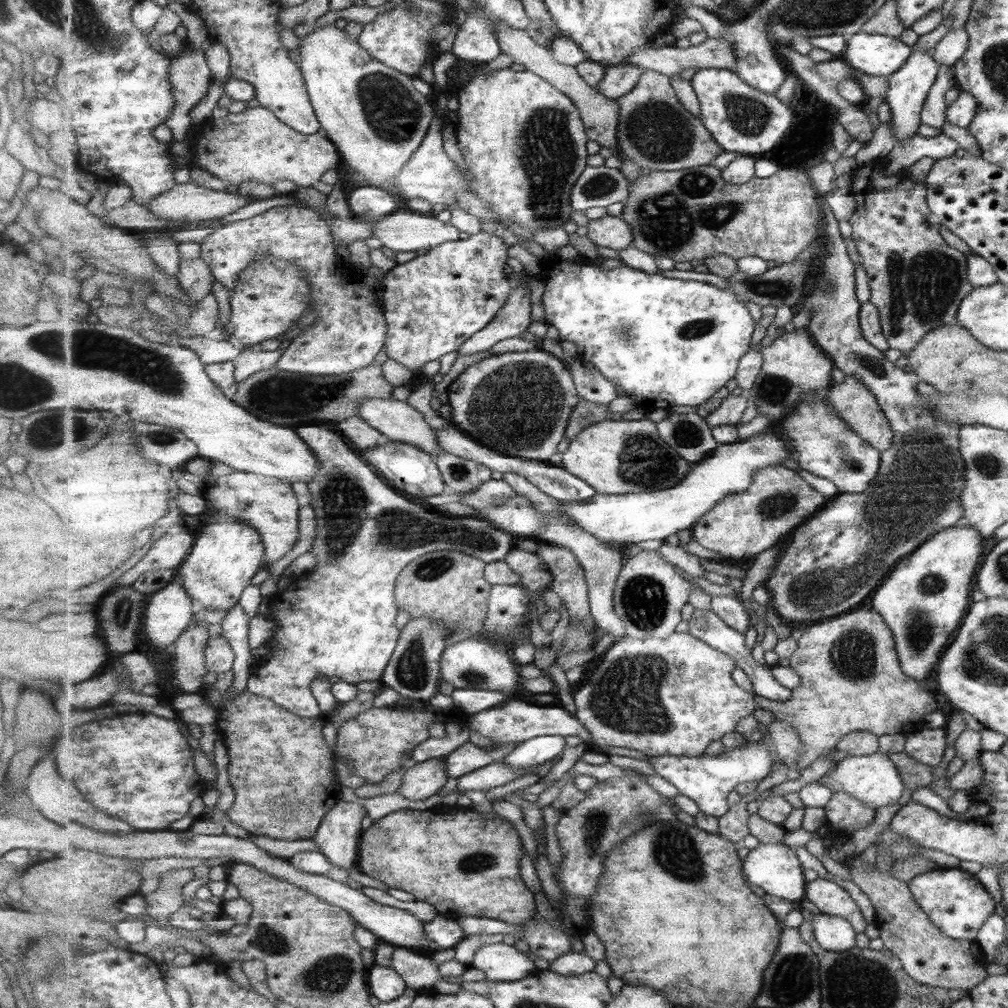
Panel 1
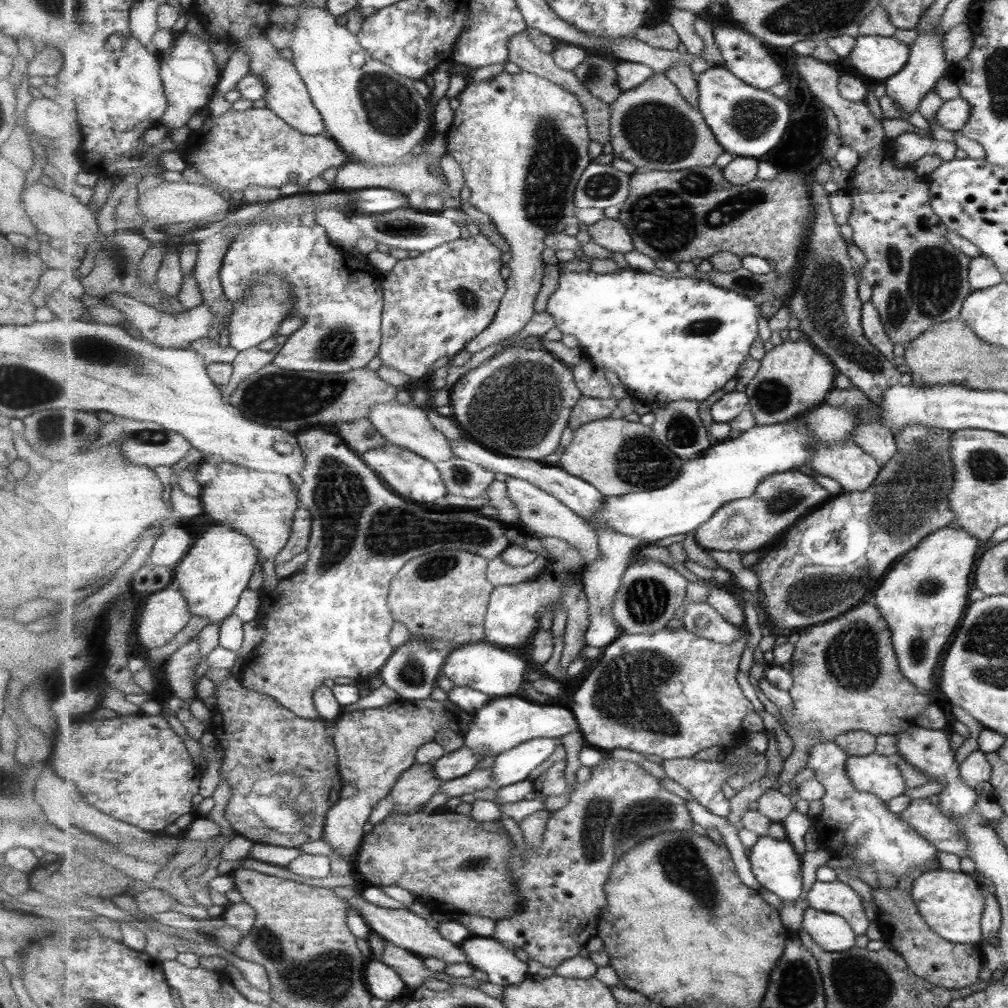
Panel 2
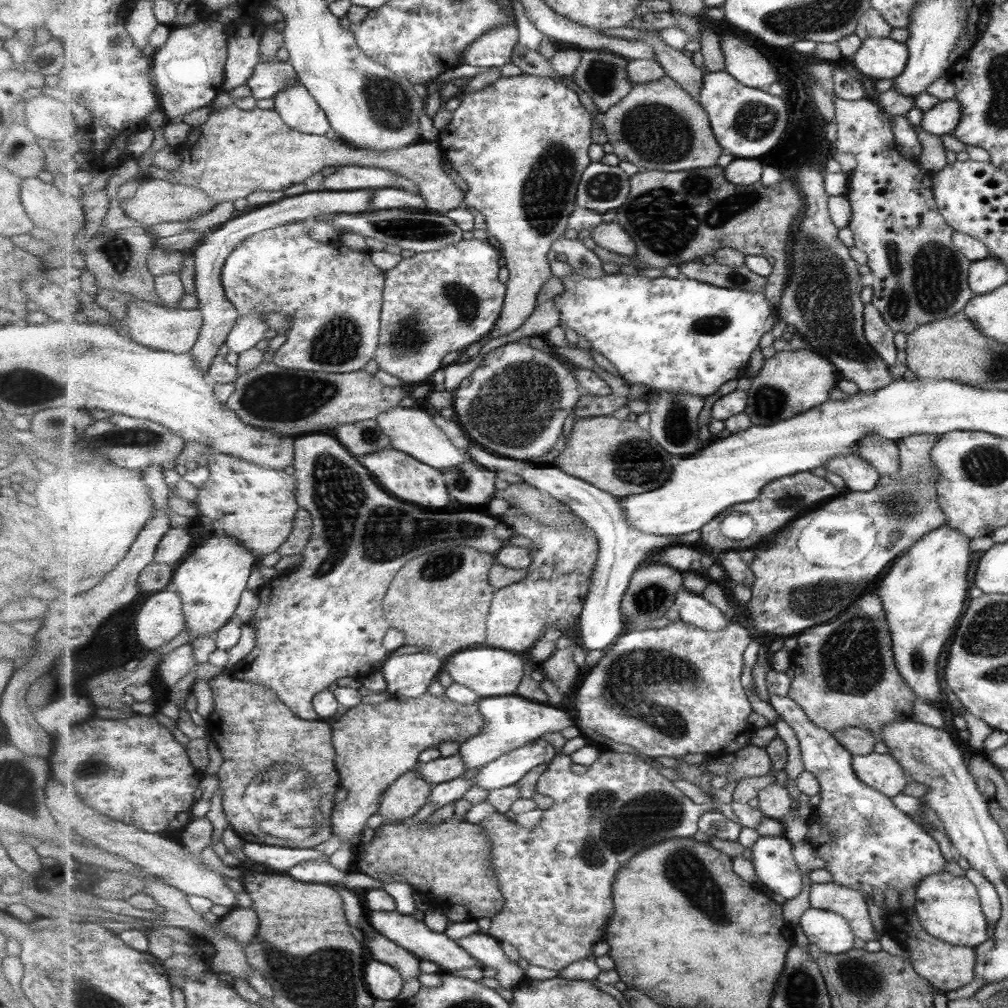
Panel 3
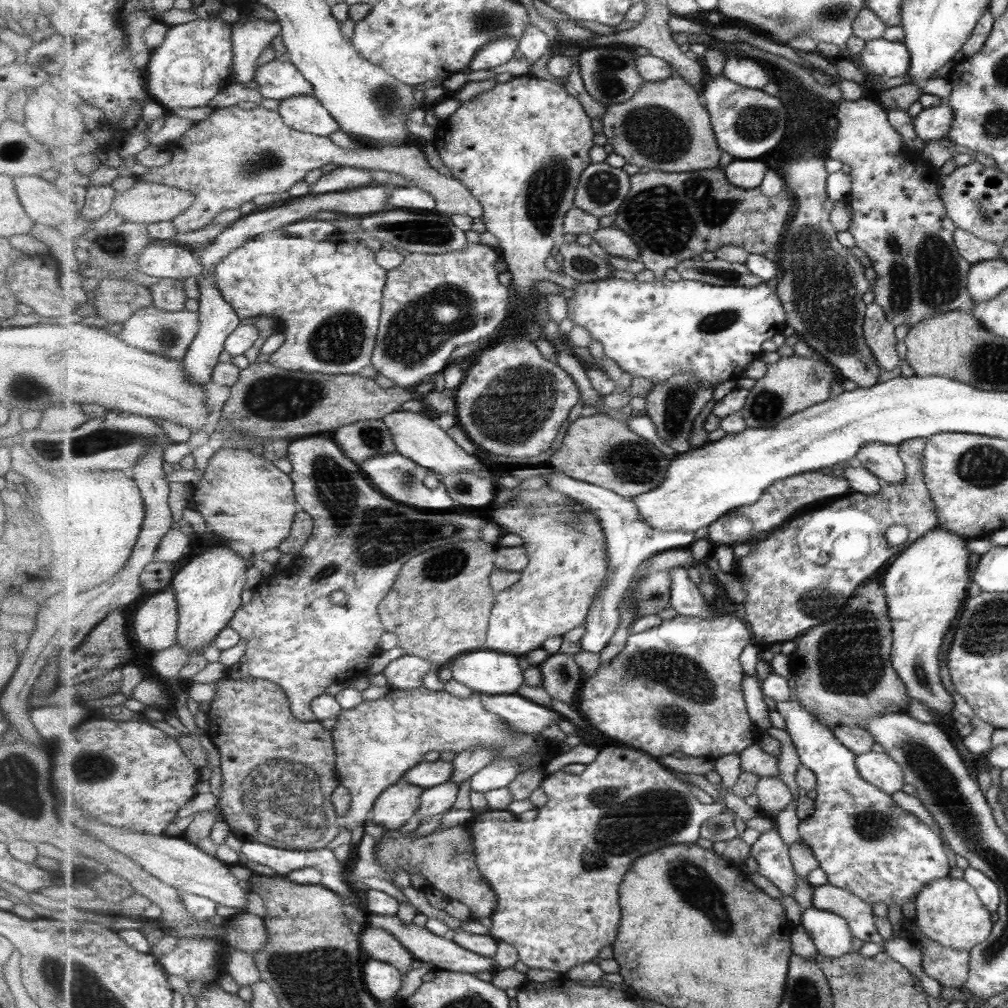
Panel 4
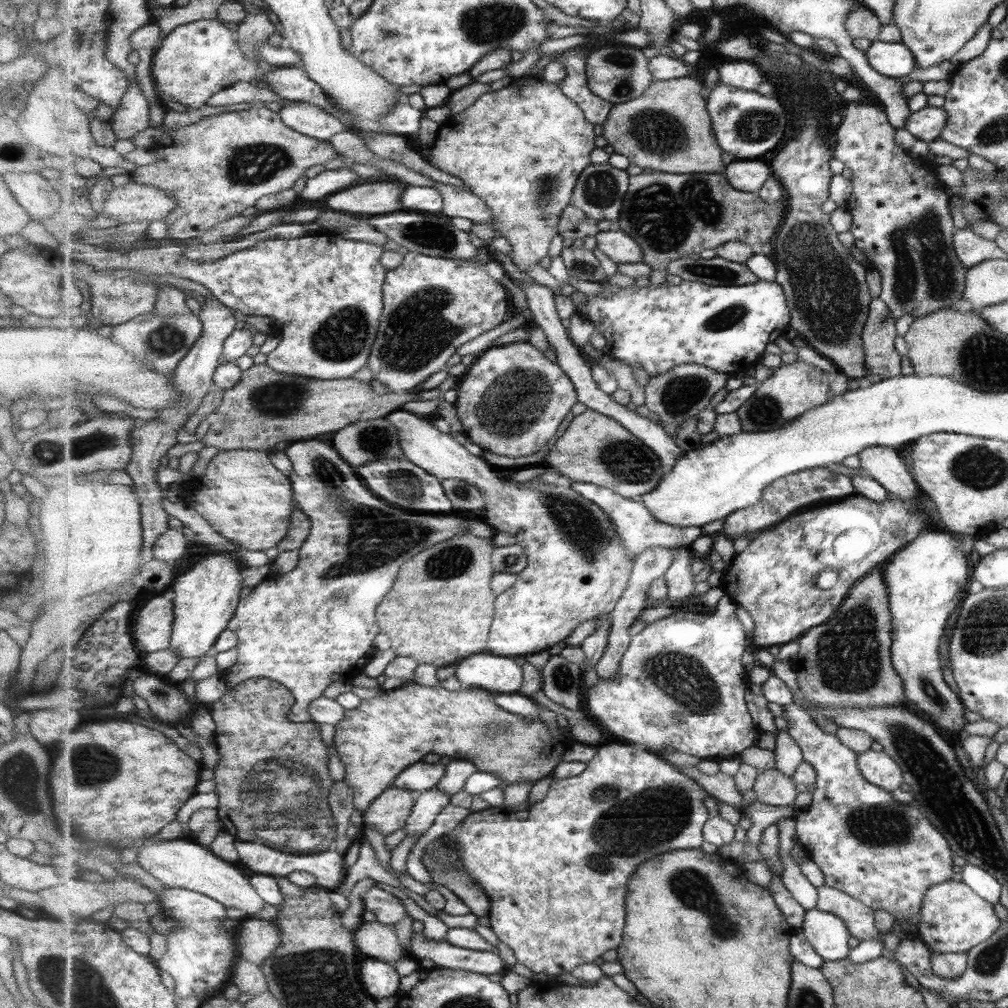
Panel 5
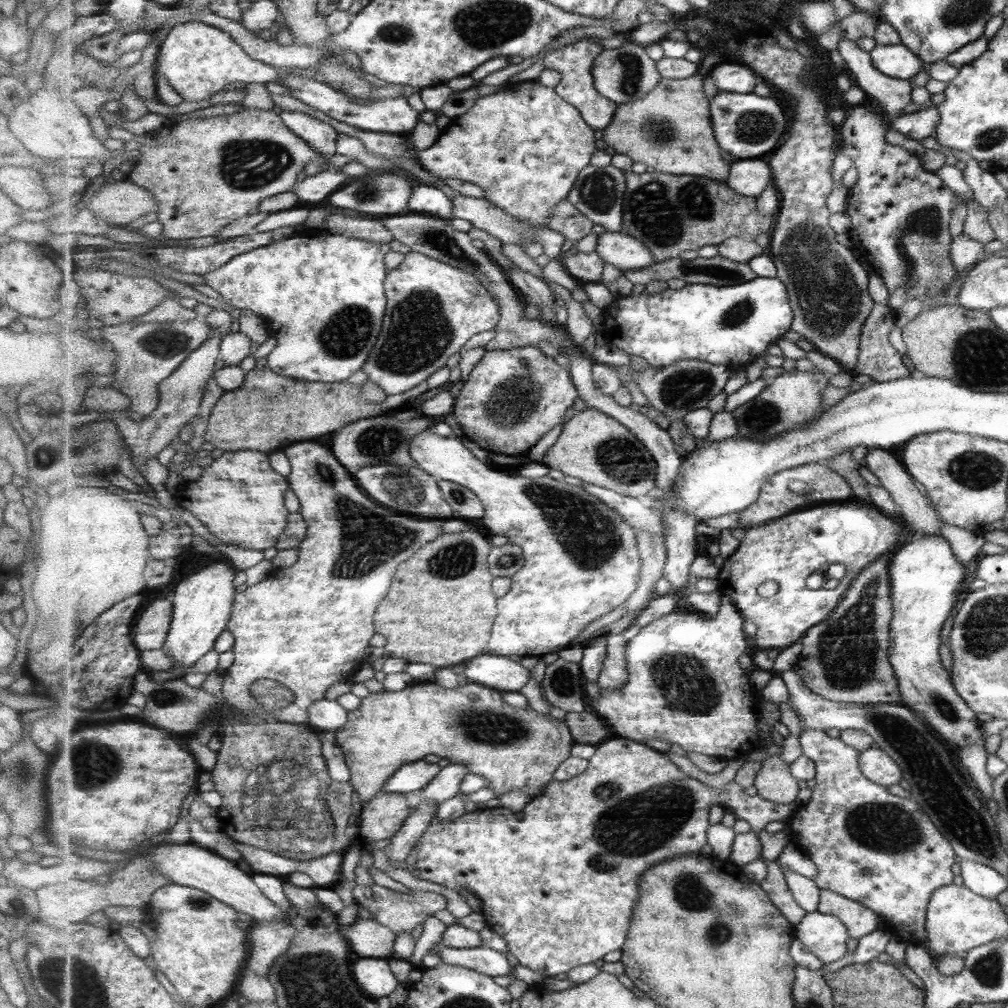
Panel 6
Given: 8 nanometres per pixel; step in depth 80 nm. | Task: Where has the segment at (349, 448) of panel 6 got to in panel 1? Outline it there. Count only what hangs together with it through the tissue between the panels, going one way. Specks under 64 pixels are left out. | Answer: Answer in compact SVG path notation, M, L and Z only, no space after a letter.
M359 414L343 419L338 426L345 439L364 452L389 440L380 430L365 422Z

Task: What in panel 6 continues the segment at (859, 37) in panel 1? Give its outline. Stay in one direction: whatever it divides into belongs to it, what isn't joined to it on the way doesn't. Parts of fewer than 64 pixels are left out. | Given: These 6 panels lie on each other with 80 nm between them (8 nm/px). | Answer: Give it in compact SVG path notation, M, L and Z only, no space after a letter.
M900 42L894 45L875 45L869 52L870 61L884 75L909 80L925 65L922 59Z

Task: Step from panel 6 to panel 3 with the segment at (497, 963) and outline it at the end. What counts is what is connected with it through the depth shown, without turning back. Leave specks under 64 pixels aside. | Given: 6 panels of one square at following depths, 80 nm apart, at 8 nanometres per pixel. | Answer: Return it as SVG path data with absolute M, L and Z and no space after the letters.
M367 910L367 920L370 925L379 933L393 942L401 945L405 950L411 951L419 959L423 961L431 961L437 964L441 971L453 972L454 970L463 970L463 968L480 967L483 968L481 962L473 959L471 954L467 952L456 940L453 940L447 933L435 932L427 926L422 920L417 920L415 916L404 915L399 911L371 911Z

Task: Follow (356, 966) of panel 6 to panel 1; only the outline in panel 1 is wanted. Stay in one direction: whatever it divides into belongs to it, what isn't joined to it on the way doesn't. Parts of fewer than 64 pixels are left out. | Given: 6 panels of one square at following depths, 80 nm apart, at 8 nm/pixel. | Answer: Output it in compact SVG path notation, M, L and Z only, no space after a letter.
M373 964L369 967L368 982L370 991L381 1002L391 1002L405 992L405 979L393 967Z

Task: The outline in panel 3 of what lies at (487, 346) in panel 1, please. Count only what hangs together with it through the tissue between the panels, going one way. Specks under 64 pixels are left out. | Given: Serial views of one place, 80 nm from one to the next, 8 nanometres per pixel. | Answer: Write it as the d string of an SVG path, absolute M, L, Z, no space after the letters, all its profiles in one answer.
M525 73L501 77L491 86L461 94L460 98L460 105L452 112L451 124L441 132L437 141L445 158L468 186L465 205L486 217L487 232L502 246L502 256L510 272L510 279L505 282L508 288L506 299L494 329L485 339L464 350L474 357L489 341L522 329L538 307L537 296L543 284L553 277L547 252L552 249L553 242L562 238L569 229L569 218L577 208L579 183L585 169L594 161L590 157L594 122L591 112L581 104L579 94L549 77Z

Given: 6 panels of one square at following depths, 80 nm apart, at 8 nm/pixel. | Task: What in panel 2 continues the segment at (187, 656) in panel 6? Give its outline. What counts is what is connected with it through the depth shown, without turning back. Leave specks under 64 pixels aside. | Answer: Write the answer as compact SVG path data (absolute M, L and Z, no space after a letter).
M215 525L196 540L188 555L175 568L172 580L177 583L194 615L211 620L211 624L223 622L235 613L251 576L261 568L259 551L253 539L240 530Z

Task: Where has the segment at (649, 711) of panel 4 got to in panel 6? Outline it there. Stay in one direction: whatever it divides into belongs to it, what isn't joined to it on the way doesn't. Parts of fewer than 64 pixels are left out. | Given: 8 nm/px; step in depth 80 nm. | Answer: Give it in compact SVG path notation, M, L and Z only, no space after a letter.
M722 596L719 610L713 618L699 613L687 612L675 612L662 616L655 620L655 622L651 622L651 624L641 628L639 633L628 641L626 659L629 668L629 680L627 680L627 686L625 686L625 690L619 690L619 692L601 690L601 695L596 702L594 712L605 724L610 724L616 737L627 738L643 744L647 740L663 740L670 744L673 743L681 746L688 754L705 754L728 760L741 757L748 758L761 745L762 736L759 736L759 706L761 704L762 692L757 691L757 688L751 684L751 680L749 680L751 672L747 669L743 670L741 664L739 664L739 658L747 652L747 646L749 646L747 644L747 637L747 633L743 631L743 616L735 601L731 600L729 596Z

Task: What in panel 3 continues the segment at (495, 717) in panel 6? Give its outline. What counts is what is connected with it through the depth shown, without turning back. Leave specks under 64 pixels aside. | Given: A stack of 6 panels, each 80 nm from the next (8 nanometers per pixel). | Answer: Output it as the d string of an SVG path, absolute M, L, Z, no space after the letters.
M427 692L420 698L407 698L403 695L391 694L389 700L377 704L360 706L349 709L337 722L332 723L334 730L334 746L336 749L336 764L342 786L350 790L349 796L336 805L333 812L334 836L350 846L361 844L361 834L367 827L367 822L378 814L382 805L382 796L393 786L393 783L403 774L416 769L420 762L419 754L427 748L438 748L444 741L454 741L459 745L469 742L471 736L483 734L482 728L487 724L485 717L481 715L479 704L465 705L457 703L446 694L443 697L435 697Z

